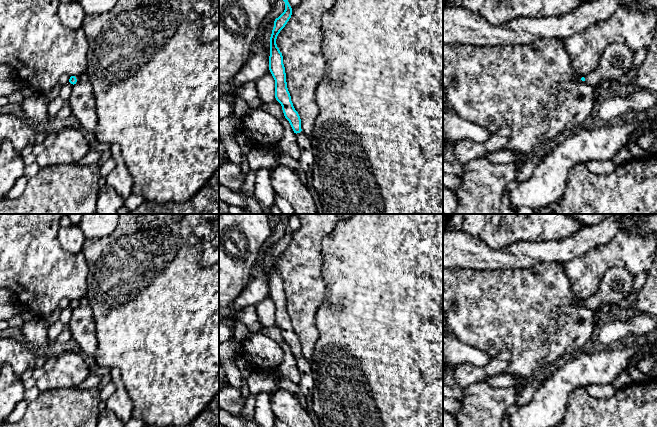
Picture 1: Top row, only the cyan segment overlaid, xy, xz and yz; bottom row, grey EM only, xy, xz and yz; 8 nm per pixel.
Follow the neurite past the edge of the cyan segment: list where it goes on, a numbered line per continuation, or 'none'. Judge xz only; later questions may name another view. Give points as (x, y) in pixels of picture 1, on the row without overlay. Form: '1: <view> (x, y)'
1: xz (306, 383)

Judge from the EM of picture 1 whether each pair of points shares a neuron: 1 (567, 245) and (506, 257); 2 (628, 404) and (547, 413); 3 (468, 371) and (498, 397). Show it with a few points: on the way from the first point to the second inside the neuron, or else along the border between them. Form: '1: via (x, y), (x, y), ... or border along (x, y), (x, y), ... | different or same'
1: via (552, 251), (521, 254) | same
2: border along (574, 389), (568, 396), (563, 416) | different
3: border along (486, 380), (474, 382), (465, 389) | different

